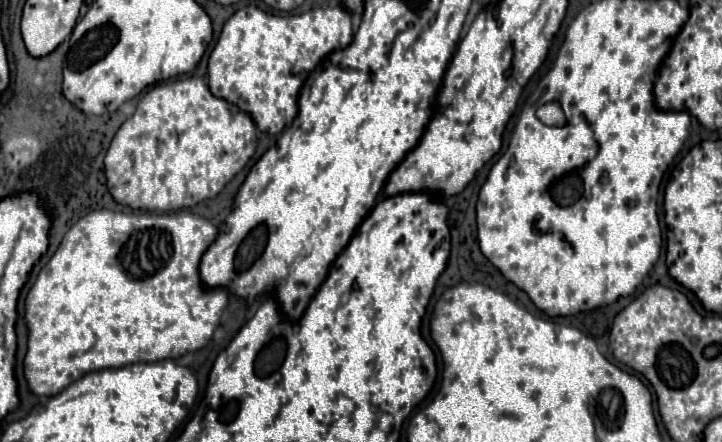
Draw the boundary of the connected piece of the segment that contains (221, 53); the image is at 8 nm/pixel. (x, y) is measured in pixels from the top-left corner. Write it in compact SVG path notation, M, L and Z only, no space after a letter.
M245 6L237 10L223 26L219 42L209 56L207 84L209 90L231 104L237 104L241 110L249 112L261 132L279 134L287 124L297 116L299 92L315 66L333 50L341 50L353 40L351 12L345 6L333 8L315 8L297 16L275 16L257 6Z

